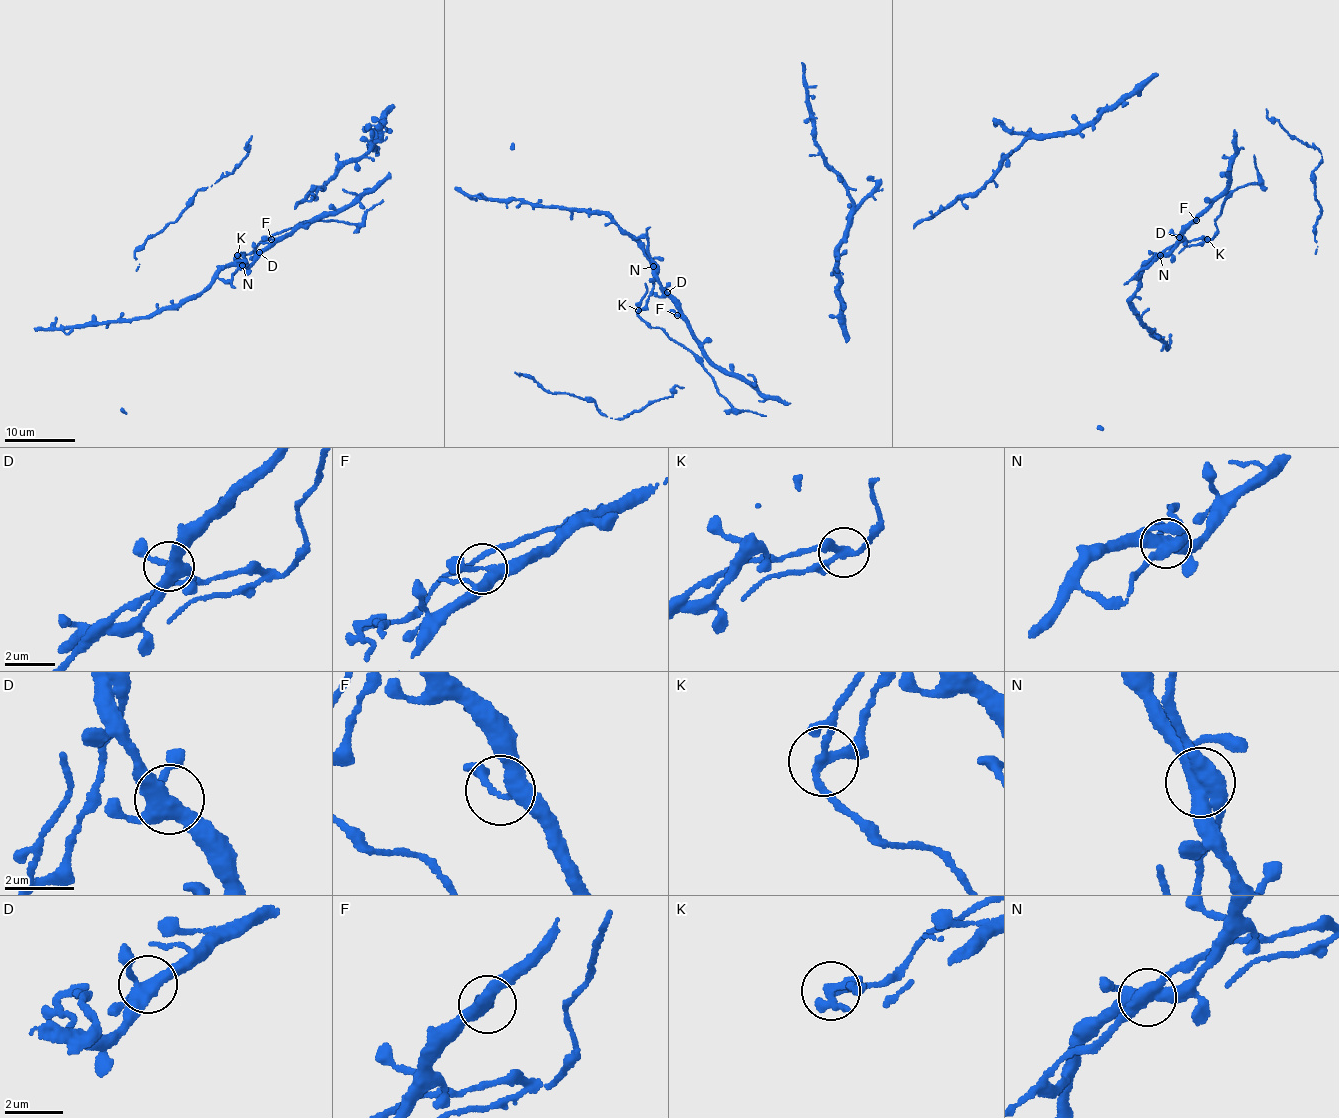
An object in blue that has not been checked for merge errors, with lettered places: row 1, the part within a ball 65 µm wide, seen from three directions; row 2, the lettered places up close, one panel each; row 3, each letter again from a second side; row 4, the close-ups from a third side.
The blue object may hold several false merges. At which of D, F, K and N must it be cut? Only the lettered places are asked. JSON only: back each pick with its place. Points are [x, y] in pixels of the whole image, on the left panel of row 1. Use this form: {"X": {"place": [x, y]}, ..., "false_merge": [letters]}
{"K": {"place": [237, 255]}, "N": {"place": [242, 265]}, "false_merge": ["K", "N"]}

